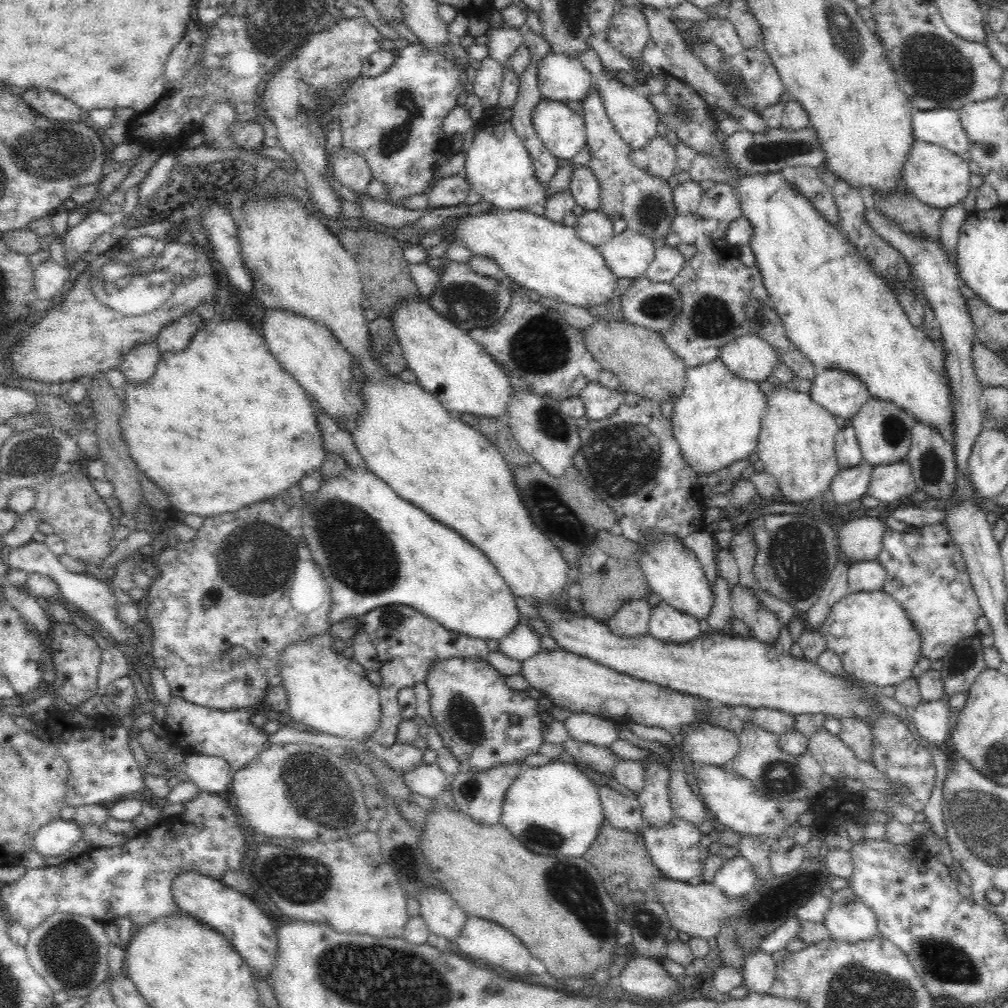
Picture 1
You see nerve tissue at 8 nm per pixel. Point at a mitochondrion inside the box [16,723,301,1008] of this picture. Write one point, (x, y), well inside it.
(67, 949)

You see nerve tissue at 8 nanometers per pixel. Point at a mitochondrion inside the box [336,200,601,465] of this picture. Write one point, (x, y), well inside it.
(536, 348)

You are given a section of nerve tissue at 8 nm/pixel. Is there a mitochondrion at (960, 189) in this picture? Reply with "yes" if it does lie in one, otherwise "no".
no

